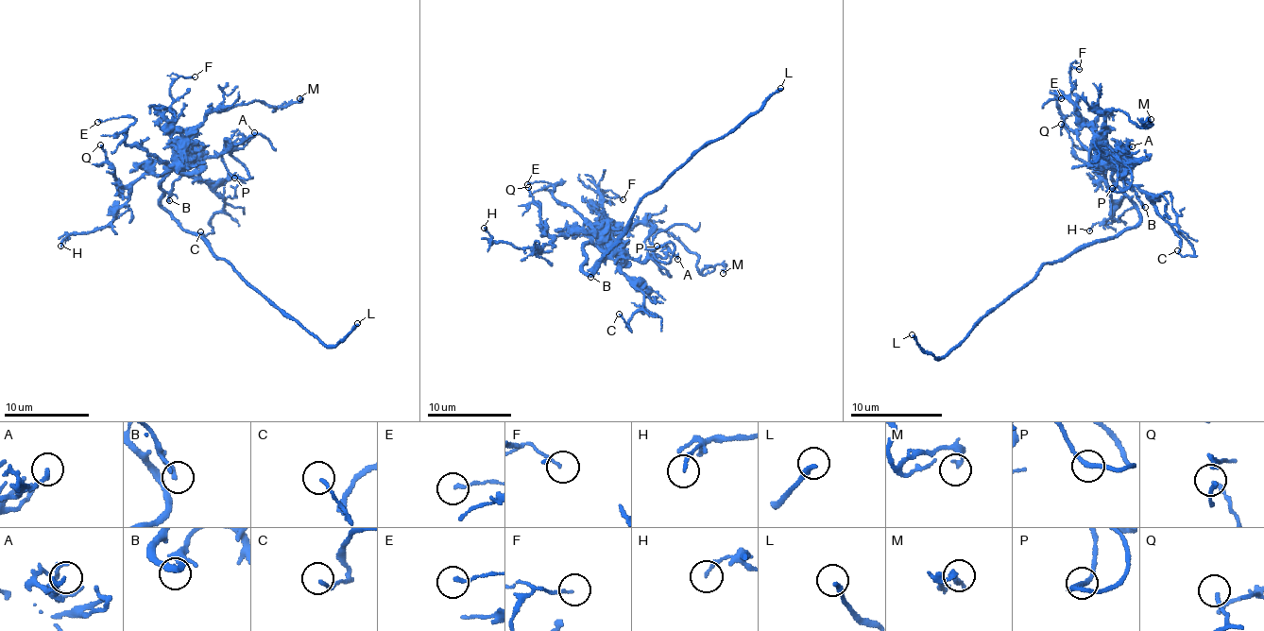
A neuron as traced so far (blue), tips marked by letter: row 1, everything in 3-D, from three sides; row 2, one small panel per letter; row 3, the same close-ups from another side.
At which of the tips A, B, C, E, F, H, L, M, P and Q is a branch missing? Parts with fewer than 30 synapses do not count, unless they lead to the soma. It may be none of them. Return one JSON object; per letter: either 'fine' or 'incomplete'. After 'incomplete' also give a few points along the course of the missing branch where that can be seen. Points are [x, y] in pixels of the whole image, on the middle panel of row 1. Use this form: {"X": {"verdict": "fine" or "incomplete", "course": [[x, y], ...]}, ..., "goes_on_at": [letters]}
{"A": {"verdict": "fine"}, "B": {"verdict": "fine"}, "C": {"verdict": "fine"}, "E": {"verdict": "fine"}, "F": {"verdict": "fine"}, "H": {"verdict": "fine"}, "L": {"verdict": "incomplete"}, "M": {"verdict": "fine"}, "P": {"verdict": "fine"}, "Q": {"verdict": "fine"}, "goes_on_at": ["L"]}

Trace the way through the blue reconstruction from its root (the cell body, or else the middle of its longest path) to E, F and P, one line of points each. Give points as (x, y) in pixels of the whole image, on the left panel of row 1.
E: (183, 228), (161, 204), (165, 162), (126, 142), (126, 129), (134, 120), (111, 117), (97, 122)
F: (183, 228), (161, 204), (160, 196), (163, 173), (180, 154), (171, 84), (181, 76), (195, 76)
P: (183, 228), (161, 204), (162, 181), (179, 163), (217, 156), (228, 146), (221, 158), (234, 178)

